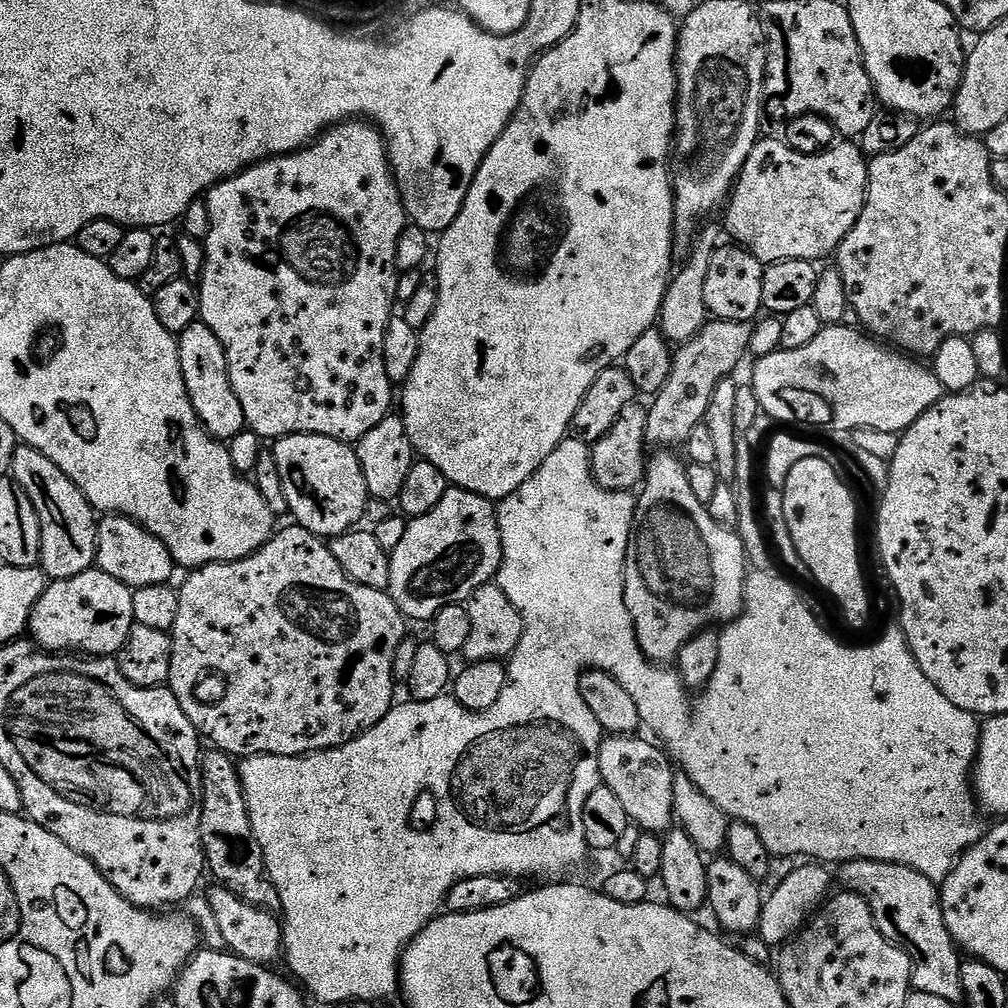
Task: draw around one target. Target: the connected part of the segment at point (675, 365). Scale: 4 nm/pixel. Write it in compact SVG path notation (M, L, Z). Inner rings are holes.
M712 318L697 336L690 338L690 342L675 349L669 378L654 396L653 404L647 405L646 441L649 445L657 444L655 447L660 450L684 445L694 426L704 422L706 406L710 406L710 397L714 395L718 382L729 379L744 356L749 355L751 333L752 324L747 320L734 322Z

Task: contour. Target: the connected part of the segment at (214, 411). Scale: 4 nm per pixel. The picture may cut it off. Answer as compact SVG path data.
M197 322L185 332L179 333L178 343L182 378L186 378L188 397L198 414L200 424L208 431L209 436L221 442L229 442L242 432L246 425L242 414L242 402L238 402L238 394L234 394L234 386L230 386L226 350L222 350L218 334L214 334L210 326Z

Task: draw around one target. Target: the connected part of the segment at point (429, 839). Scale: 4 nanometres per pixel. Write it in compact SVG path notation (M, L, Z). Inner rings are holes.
M565 438L554 450L554 454L550 454L550 458L546 458L546 462L542 462L542 466L538 466L538 470L533 476L526 478L526 482L522 482L522 486L518 486L518 490L514 490L514 494L510 494L505 500L499 501L499 503L496 504L498 530L500 531L500 537L502 538L502 562L500 563L500 571L498 573L498 583L502 591L506 594L506 598L510 598L510 602L514 602L518 614L522 614L524 629L522 630L522 638L518 642L518 646L513 650L512 655L506 664L508 669L508 681L504 687L504 696L498 698L498 702L494 702L494 706L490 706L490 710L486 710L485 712L471 712L470 710L466 710L456 701L455 696L451 694L445 694L438 698L434 698L433 700L409 699L407 701L408 704L397 703L389 712L387 712L387 714L385 714L384 717L381 718L380 721L378 721L376 725L374 725L373 728L366 730L361 736L354 737L354 739L350 742L346 742L341 748L327 748L321 752L311 752L305 756L246 756L239 761L238 771L240 774L240 781L244 787L244 797L246 798L246 806L248 807L248 813L250 814L252 833L254 834L254 838L258 838L258 846L262 846L262 854L264 855L264 861L268 867L268 873L274 882L274 886L278 890L278 898L280 899L279 911L281 913L284 912L284 916L282 915L282 927L284 929L282 960L283 963L288 963L289 970L293 972L291 975L299 981L302 985L303 991L307 993L311 999L313 996L314 999L321 1000L324 1004L341 1004L341 1006L347 1006L352 1001L376 1002L376 1000L386 999L387 996L392 996L394 994L397 995L398 985L400 983L400 957L404 955L404 950L408 947L408 943L415 938L415 936L419 934L422 929L431 922L431 920L435 920L437 916L441 915L442 909L446 904L448 893L459 880L474 878L478 875L510 876L515 878L523 878L522 876L548 876L544 878L560 878L563 877L560 876L563 872L568 872L571 868L578 867L587 856L590 856L590 849L586 842L586 834L582 830L582 806L586 806L586 798L590 798L590 794L594 794L594 790L601 787L602 784L600 767L598 766L598 754L600 753L602 733L600 731L598 718L594 718L594 713L590 711L590 706L585 702L580 693L580 674L589 668L597 668L603 672L608 672L614 678L618 678L618 682L622 682L623 688L630 693L630 698L634 698L638 710L642 713L642 720L646 725L646 728L649 728L649 730L653 732L651 735L655 737L665 749L667 749L670 753L671 759L675 761L679 767L680 764L684 767L681 768L683 775L688 776L690 782L694 782L694 786L698 786L698 790L702 790L702 794L706 794L706 798L710 798L710 802L714 802L714 806L721 808L721 810L723 810L732 820L741 820L750 826L754 826L754 830L758 830L758 835L762 838L766 850L773 857L802 856L809 861L819 862L825 866L839 866L846 862L854 862L855 860L890 862L891 864L897 864L898 866L910 866L914 870L918 870L918 874L926 874L926 878L930 878L937 882L943 882L943 880L945 880L950 874L952 867L956 865L956 861L959 860L960 855L970 846L977 844L977 842L984 837L986 824L983 824L983 822L976 817L976 812L978 813L978 801L974 791L974 769L976 766L978 746L980 745L981 721L973 714L973 712L967 712L958 706L954 706L954 702L950 702L950 698L946 698L946 694L942 694L942 690L938 690L938 686L934 686L934 682L930 682L930 678L926 678L926 674L922 674L918 662L912 657L912 652L908 648L904 633L900 631L899 627L892 626L892 629L890 629L889 632L877 642L877 644L872 644L869 648L847 648L846 645L839 644L839 642L836 641L818 621L816 621L815 614L808 609L807 602L796 593L796 588L790 581L783 580L782 577L775 576L772 572L756 572L756 570L749 571L748 580L744 584L744 609L740 611L740 617L737 620L733 620L731 624L723 625L722 631L720 632L718 666L714 670L710 682L705 688L703 688L699 695L697 695L700 697L697 698L696 705L692 708L691 702L688 701L688 696L690 696L689 689L685 688L684 683L680 681L680 673L673 670L671 667L665 666L663 663L653 663L653 661L649 660L648 657L644 655L644 651L640 648L640 643L636 637L636 627L630 618L630 610L626 606L626 598L624 597L624 563L626 562L628 543L630 542L630 534L632 533L632 523L634 522L634 514L636 513L636 502L637 497L633 495L631 491L611 492L602 486L598 486L596 481L592 478L592 458L589 445L571 438Z

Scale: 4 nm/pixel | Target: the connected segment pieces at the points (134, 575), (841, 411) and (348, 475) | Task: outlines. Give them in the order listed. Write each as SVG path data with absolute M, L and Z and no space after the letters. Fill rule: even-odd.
M108 514L99 521L96 530L95 567L135 590L169 583L173 579L174 561L163 542L154 538L154 534L147 532L141 524L135 524L129 516Z
M824 326L809 345L759 357L752 368L750 383L754 394L758 394L763 415L781 420L784 423L781 425L813 424L816 428L833 428L834 431L845 434L862 428L903 434L925 410L934 407L942 399L945 390L931 367L919 368L918 365L911 364L916 362L907 355L884 351L888 350L883 343L865 338L857 329Z
M281 436L271 449L278 462L278 478L286 490L288 512L301 528L321 538L351 532L364 520L369 502L366 478L351 444L325 436Z

